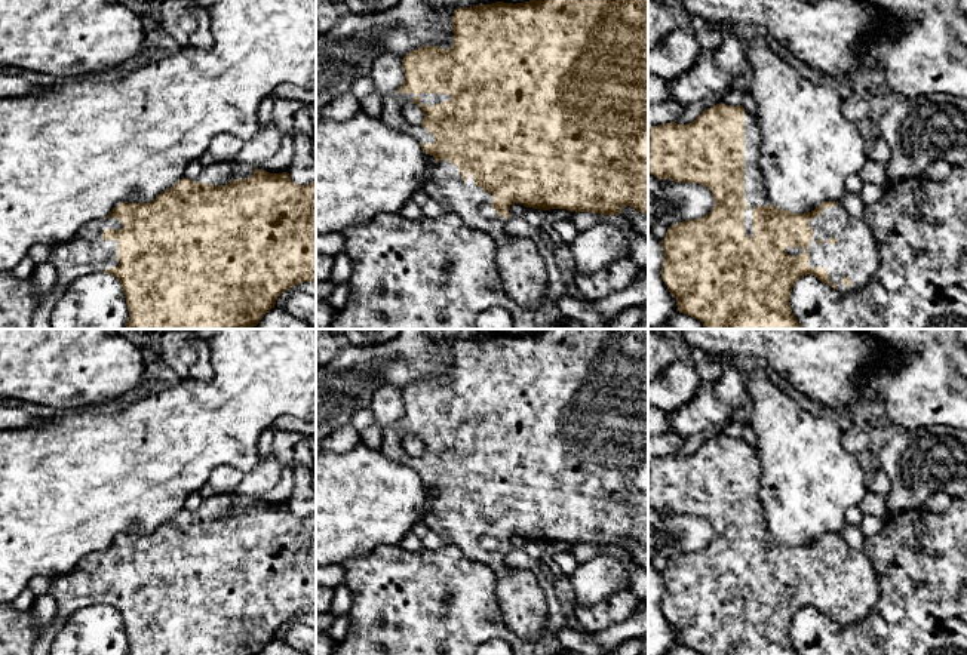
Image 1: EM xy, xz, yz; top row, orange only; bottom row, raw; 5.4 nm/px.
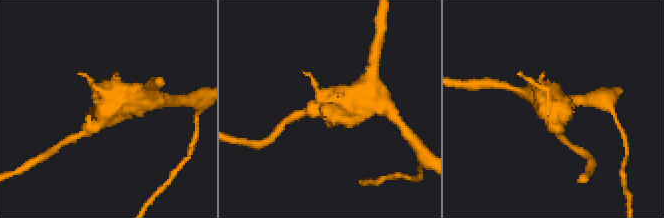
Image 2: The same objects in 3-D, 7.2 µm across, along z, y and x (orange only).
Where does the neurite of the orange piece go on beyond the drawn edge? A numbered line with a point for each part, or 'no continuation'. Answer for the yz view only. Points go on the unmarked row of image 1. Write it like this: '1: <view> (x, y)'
1: yz (856, 587)

